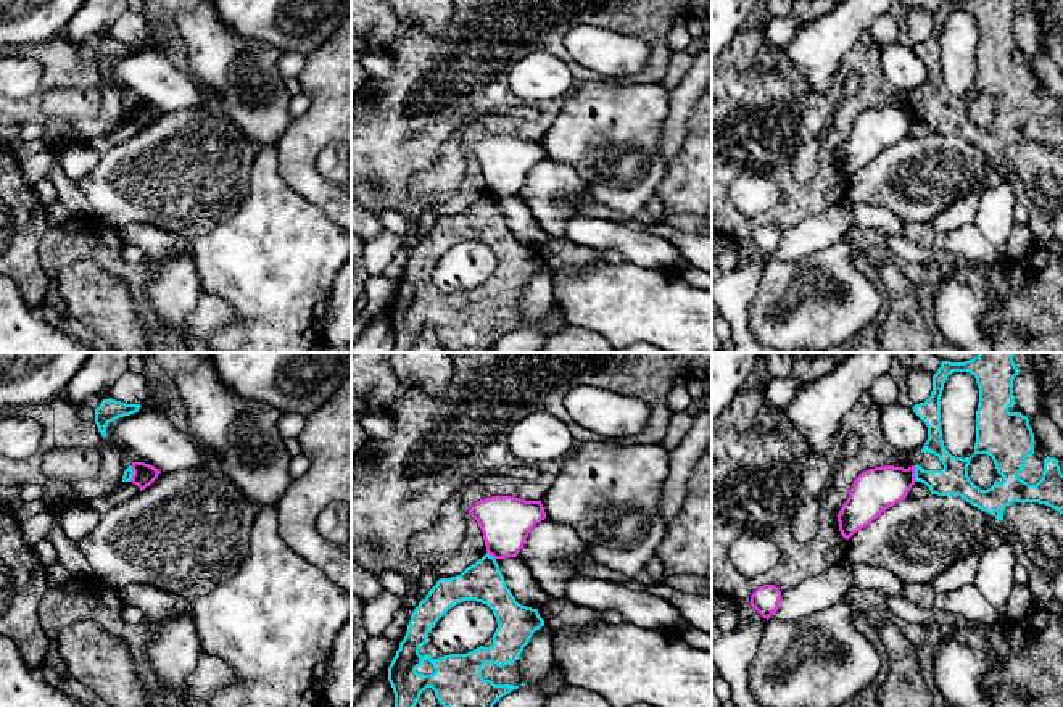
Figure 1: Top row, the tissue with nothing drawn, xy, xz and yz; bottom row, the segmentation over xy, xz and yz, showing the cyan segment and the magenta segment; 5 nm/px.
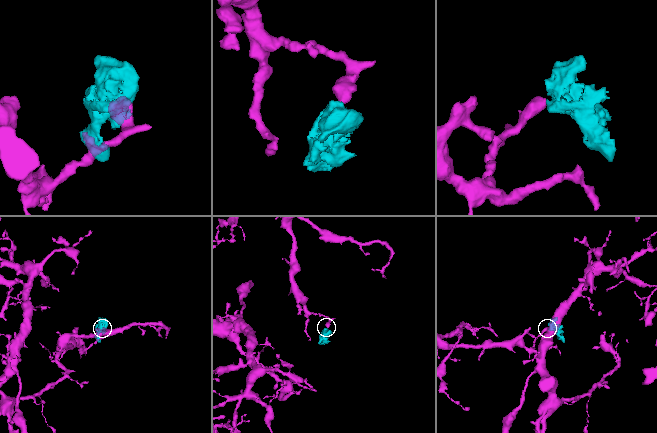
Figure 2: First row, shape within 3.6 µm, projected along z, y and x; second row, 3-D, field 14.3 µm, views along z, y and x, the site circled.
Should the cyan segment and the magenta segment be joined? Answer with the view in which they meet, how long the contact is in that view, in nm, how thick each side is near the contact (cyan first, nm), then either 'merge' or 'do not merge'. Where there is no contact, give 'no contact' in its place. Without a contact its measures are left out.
contact in yz; length 80 nm; calibres 160 and 220 nm; do not merge

